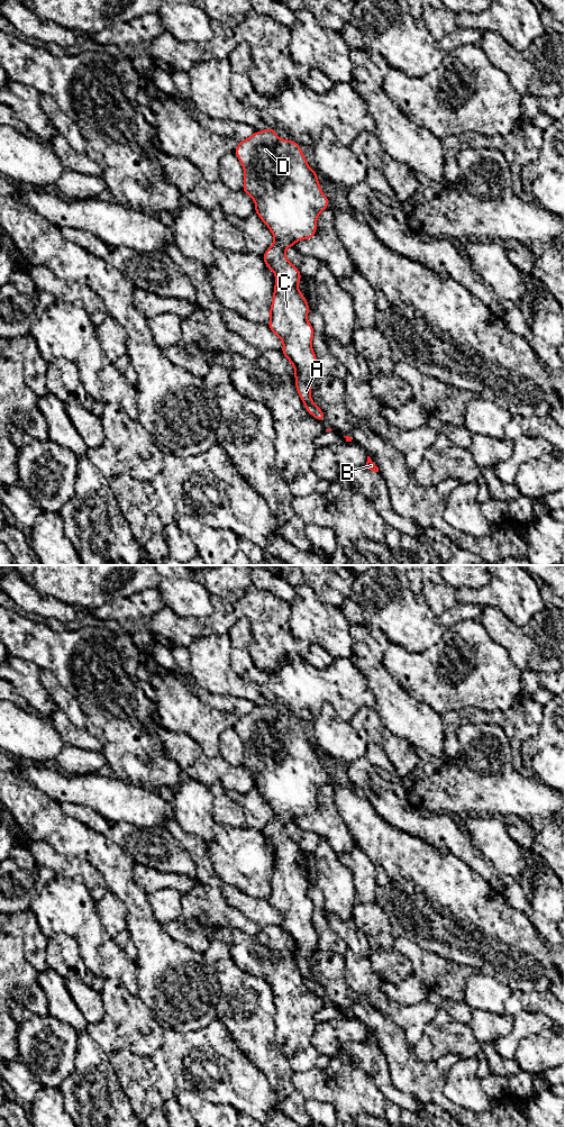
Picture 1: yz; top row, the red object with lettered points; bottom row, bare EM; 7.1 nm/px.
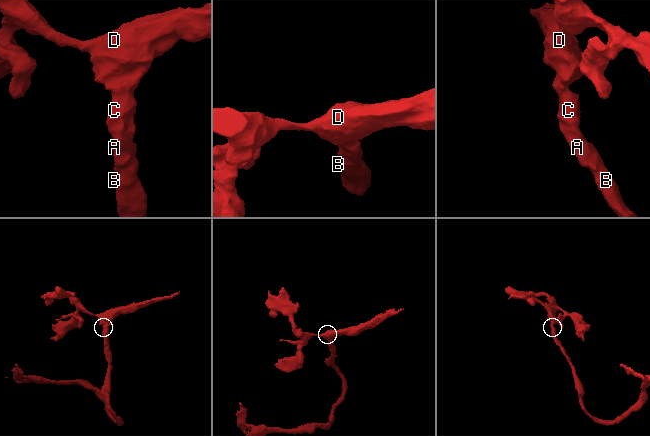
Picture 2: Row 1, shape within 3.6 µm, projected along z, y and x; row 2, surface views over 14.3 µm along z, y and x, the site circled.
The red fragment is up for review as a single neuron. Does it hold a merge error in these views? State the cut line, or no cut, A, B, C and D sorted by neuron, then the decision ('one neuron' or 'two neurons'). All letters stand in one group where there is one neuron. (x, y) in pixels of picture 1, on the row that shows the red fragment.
no cut | A B C D | one neuron

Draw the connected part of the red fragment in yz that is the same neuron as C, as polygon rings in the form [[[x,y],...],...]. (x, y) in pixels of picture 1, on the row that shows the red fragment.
[[[266,127],[263,131],[257,131],[238,143],[234,151],[244,169],[243,191],[247,193],[255,202],[255,212],[261,220],[267,226],[273,234],[274,242],[263,254],[263,260],[267,269],[272,270],[275,275],[275,285],[273,300],[270,308],[268,328],[283,342],[281,353],[292,363],[294,367],[294,383],[297,392],[300,396],[306,410],[318,421],[325,419],[323,411],[311,399],[311,381],[319,373],[318,360],[312,349],[312,338],[315,329],[308,321],[309,303],[298,288],[302,279],[299,270],[286,258],[285,251],[294,246],[298,240],[312,238],[317,231],[318,216],[329,207],[329,200],[320,188],[316,170],[308,165],[308,162],[301,151],[301,146],[294,140],[280,138],[275,130]]]

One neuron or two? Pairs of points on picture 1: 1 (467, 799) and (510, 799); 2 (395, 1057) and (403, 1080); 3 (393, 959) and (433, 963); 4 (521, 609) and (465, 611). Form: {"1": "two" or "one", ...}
{"1": "one", "2": "one", "3": "two", "4": "two"}

